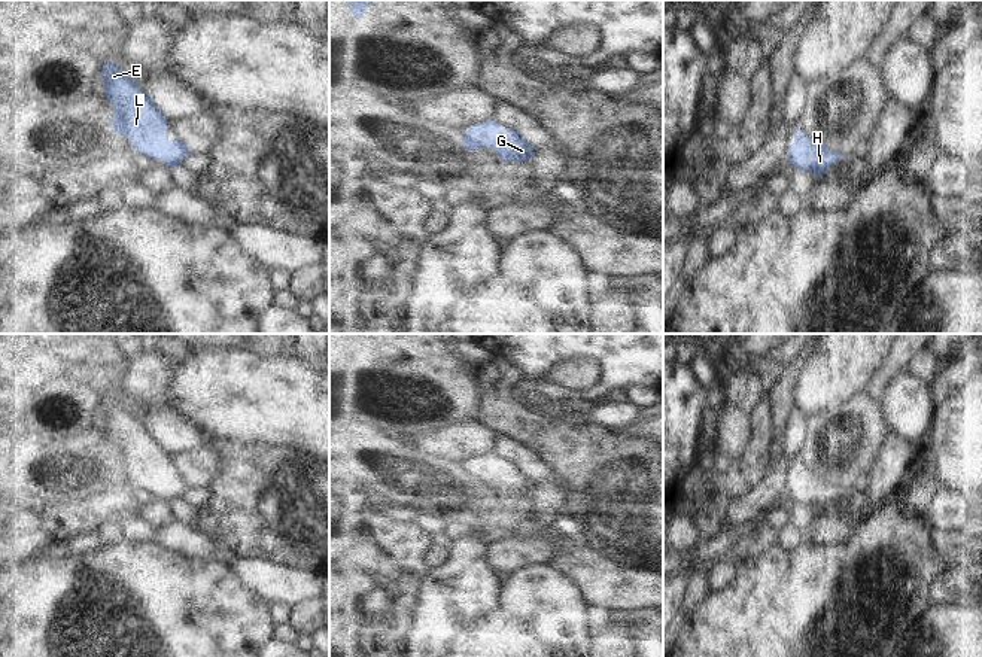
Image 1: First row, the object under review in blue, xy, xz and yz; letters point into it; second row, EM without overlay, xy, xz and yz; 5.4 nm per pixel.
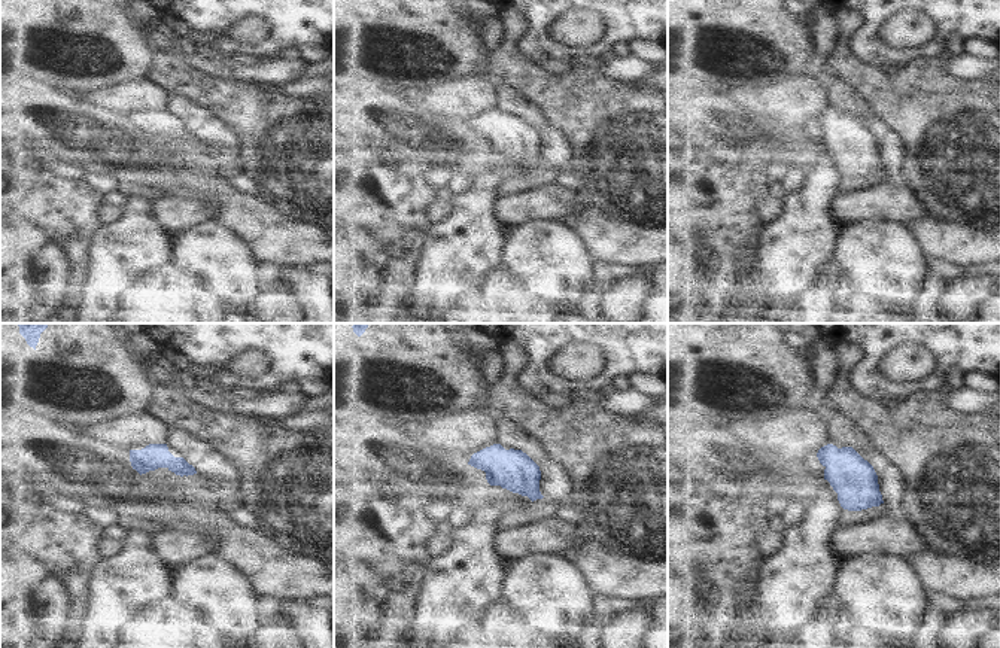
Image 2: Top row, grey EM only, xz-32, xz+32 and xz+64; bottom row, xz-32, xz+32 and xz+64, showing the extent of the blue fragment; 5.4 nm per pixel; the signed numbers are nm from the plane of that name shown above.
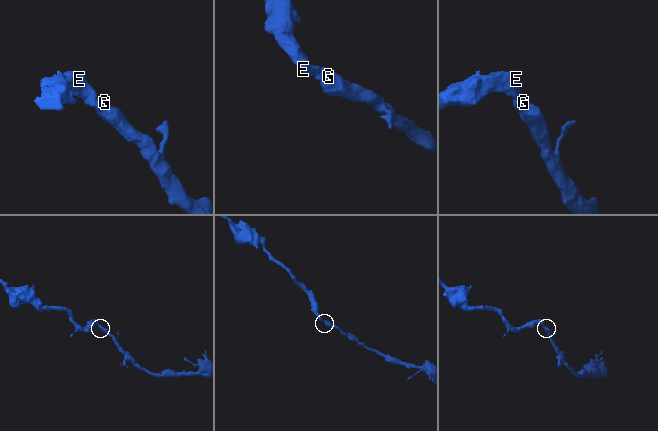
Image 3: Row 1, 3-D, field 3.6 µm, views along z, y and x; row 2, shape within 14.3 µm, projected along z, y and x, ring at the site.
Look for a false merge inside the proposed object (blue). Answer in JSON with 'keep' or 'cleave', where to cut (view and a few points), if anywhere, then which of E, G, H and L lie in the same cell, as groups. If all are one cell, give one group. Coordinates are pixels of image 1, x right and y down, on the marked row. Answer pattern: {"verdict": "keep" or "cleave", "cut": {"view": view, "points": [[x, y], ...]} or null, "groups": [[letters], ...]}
{"verdict": "keep", "cut": null, "groups": [["E", "G", "H", "L"]]}

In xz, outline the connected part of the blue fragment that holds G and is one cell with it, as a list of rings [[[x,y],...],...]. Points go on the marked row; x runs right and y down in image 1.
[[[495,119],[471,125],[462,137],[465,150],[481,150],[489,146],[502,162],[522,162],[533,158],[533,147],[516,130],[501,130]]]

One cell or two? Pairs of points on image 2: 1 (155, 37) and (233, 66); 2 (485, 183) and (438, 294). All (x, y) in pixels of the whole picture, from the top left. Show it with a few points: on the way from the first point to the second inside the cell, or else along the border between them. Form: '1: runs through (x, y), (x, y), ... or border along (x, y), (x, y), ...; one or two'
1: runs through (175, 48), (207, 66), (213, 66); one
2: runs through (474, 210), (471, 242), (450, 267); one

